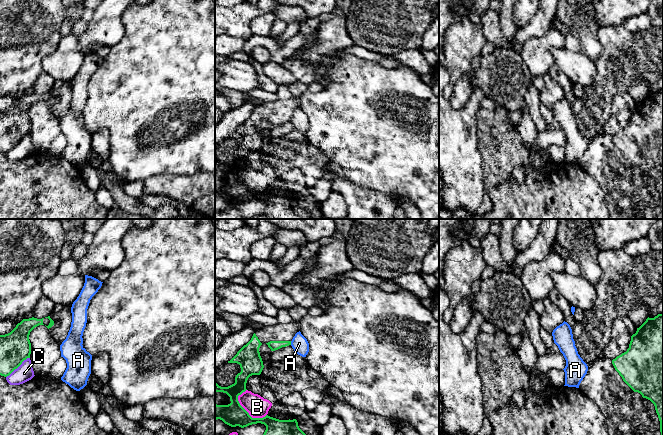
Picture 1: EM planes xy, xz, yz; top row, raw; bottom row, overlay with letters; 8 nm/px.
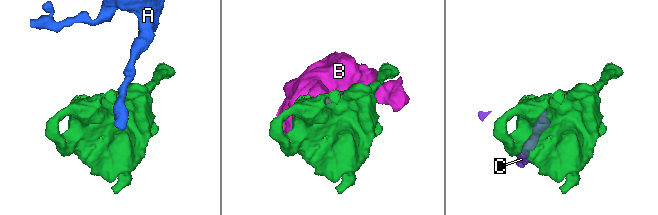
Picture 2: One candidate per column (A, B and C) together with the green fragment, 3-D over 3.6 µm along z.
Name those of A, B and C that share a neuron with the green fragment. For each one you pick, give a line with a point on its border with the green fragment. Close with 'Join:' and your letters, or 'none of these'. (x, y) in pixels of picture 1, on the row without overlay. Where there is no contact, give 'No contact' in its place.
Join: none of these

